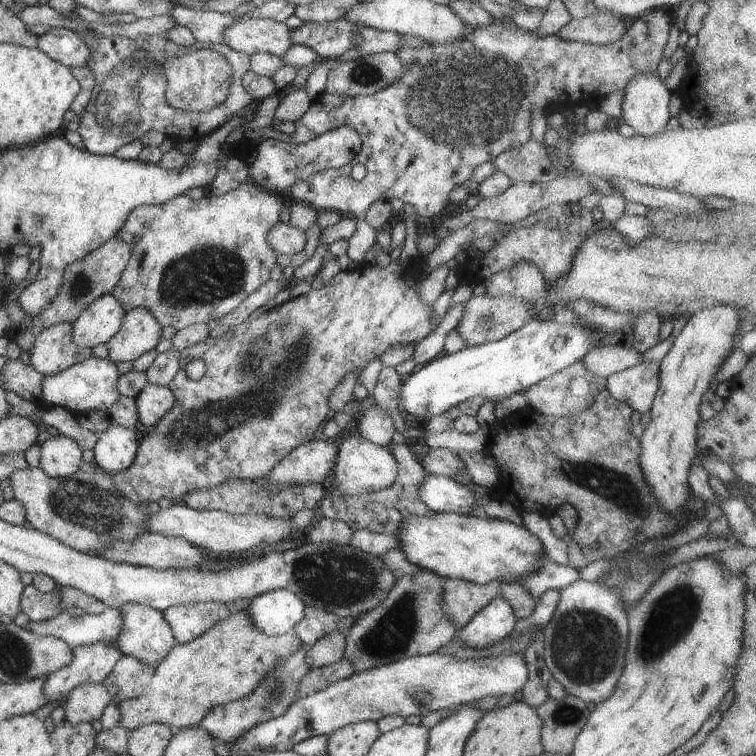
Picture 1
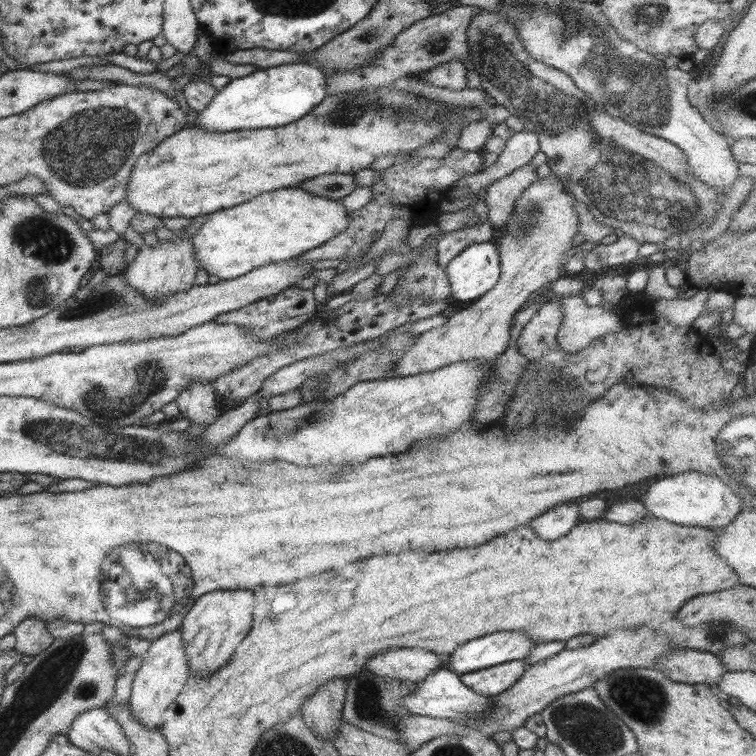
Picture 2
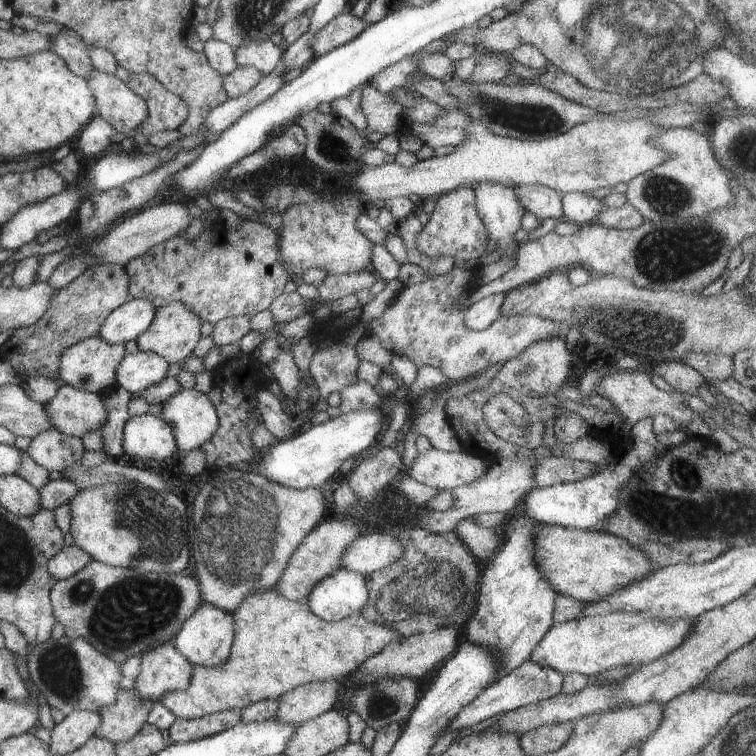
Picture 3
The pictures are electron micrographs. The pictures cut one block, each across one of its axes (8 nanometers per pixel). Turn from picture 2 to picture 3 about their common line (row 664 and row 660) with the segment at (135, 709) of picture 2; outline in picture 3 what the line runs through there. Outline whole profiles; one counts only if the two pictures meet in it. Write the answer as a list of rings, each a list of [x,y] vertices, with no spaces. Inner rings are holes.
[[[174,640],[142,654],[134,689],[154,702],[167,692],[188,688],[193,664],[176,648]]]

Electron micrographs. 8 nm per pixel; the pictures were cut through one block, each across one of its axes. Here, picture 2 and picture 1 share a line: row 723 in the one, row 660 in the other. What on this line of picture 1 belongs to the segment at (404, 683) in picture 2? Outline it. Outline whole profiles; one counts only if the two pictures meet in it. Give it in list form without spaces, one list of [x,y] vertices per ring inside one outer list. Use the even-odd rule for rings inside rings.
[[[422,569],[422,572],[416,572],[414,576],[403,576],[396,581],[392,592],[386,596],[384,602],[380,602],[374,610],[369,610],[355,621],[346,634],[344,657],[352,662],[356,673],[416,655],[438,653],[442,646],[448,644],[456,636],[459,629],[454,626],[454,622],[450,622],[444,616],[444,608],[442,608],[444,581],[444,577],[440,577],[427,569]]]

